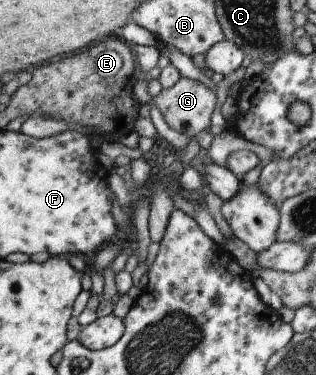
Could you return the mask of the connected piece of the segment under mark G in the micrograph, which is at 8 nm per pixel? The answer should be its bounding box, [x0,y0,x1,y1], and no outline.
[149,77,215,141]

